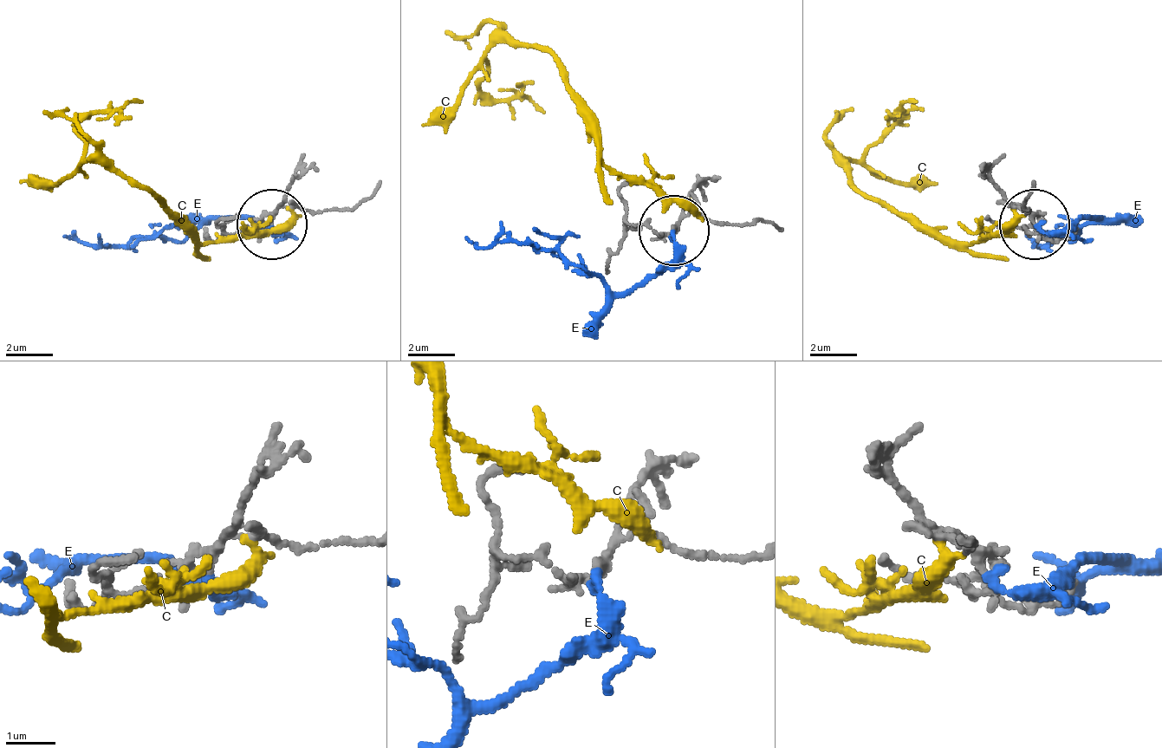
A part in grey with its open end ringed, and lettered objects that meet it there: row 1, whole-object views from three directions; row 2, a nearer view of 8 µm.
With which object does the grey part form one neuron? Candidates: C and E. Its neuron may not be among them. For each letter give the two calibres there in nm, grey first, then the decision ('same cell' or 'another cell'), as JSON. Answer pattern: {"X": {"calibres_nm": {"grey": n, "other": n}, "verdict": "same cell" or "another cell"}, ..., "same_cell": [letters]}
{"C": {"calibres_nm": {"grey": 130, "other": 360}, "verdict": "another cell"}, "E": {"calibres_nm": {"grey": 130, "other": 200}, "verdict": "same cell"}, "same_cell": ["E"]}

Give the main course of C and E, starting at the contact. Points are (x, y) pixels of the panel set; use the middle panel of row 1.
C: (692, 208), (599, 155), (552, 56), (529, 44), (488, 50), (482, 85), (493, 97), (529, 97), (546, 114)
E: (669, 231), (675, 255), (628, 290), (529, 243), (476, 250), (464, 237)

